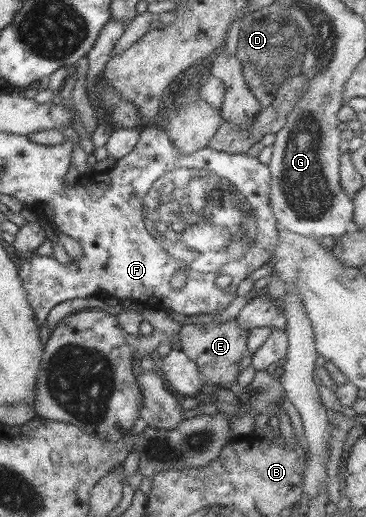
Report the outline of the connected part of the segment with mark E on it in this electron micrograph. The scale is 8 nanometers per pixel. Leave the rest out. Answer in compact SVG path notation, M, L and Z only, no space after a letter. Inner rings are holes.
M237 320L227 322L209 322L207 324L183 324L178 330L177 340L180 349L195 363L197 371L201 374L203 384L215 383L221 389L233 389L239 374L239 360L247 355L246 339L249 330L239 328Z

